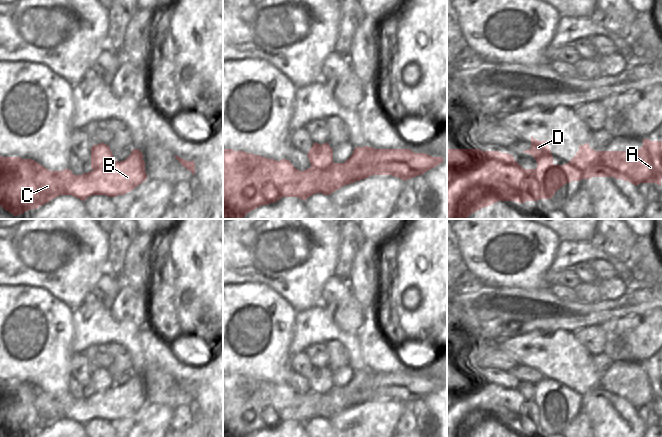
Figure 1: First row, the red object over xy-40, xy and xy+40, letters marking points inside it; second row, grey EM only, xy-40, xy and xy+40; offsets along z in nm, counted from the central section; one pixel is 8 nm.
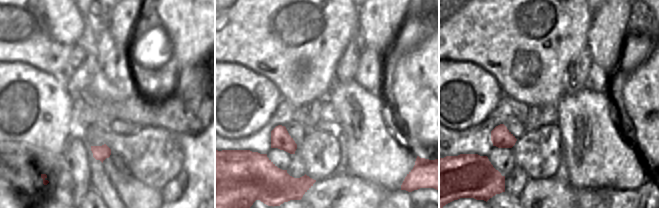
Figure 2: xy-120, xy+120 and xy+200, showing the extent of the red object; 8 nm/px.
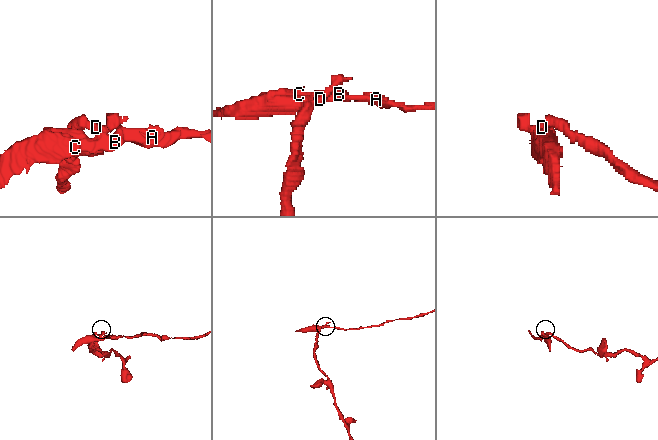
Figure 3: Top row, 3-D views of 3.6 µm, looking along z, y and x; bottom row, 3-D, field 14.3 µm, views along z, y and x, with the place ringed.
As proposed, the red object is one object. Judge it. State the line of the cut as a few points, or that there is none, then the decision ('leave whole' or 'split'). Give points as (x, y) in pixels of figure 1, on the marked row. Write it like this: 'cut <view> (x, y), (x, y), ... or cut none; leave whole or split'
cut xy+40 (559, 165), (537, 167); split

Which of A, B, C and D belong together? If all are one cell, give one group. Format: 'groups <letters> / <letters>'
groups A B C / D

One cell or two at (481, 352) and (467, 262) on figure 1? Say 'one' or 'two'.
two

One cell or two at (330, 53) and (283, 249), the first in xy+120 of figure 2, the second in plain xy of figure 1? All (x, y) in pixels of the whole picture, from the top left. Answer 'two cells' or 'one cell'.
one cell

